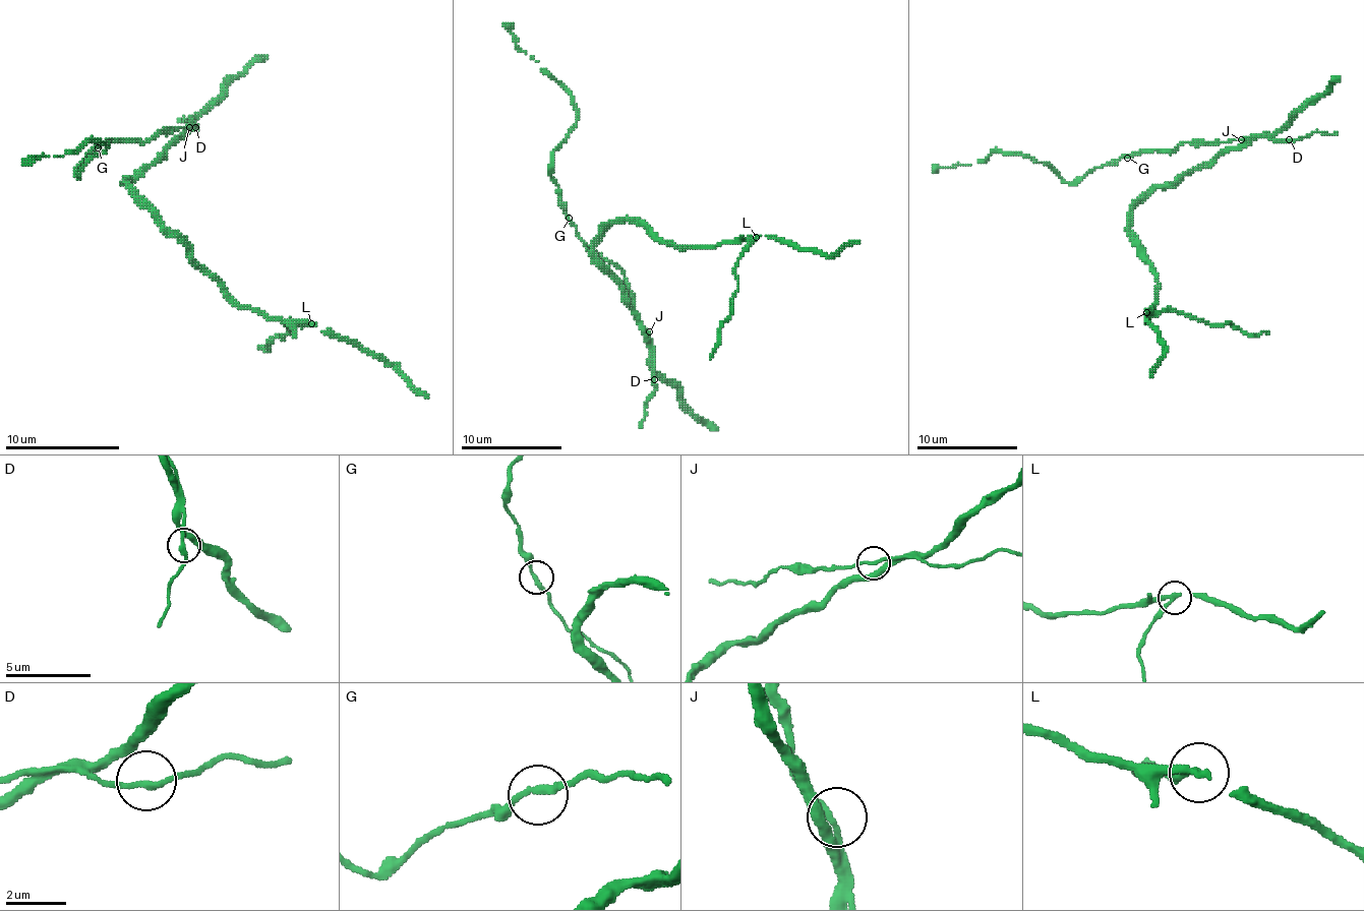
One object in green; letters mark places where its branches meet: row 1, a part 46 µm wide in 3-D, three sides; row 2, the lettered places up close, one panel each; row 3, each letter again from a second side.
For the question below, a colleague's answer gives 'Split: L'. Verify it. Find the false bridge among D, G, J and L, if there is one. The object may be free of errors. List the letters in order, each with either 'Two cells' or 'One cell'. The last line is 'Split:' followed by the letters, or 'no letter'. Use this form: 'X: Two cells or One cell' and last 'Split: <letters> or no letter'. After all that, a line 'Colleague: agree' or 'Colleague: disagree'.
D: One cell
G: One cell
J: One cell
L: Two cells
Split: L
Colleague: agree

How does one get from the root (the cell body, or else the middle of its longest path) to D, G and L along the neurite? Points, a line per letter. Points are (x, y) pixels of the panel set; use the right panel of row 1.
D: (1219, 153), (1239, 147), (1256, 137), (1289, 139)
G: (1219, 153), (1239, 147), (1243, 142), (1183, 142), (1173, 153), (1142, 149), (1127, 158)
L: (1219, 153), (1170, 185), (1155, 187), (1132, 210), (1130, 238), (1158, 284), (1158, 301), (1147, 311)

